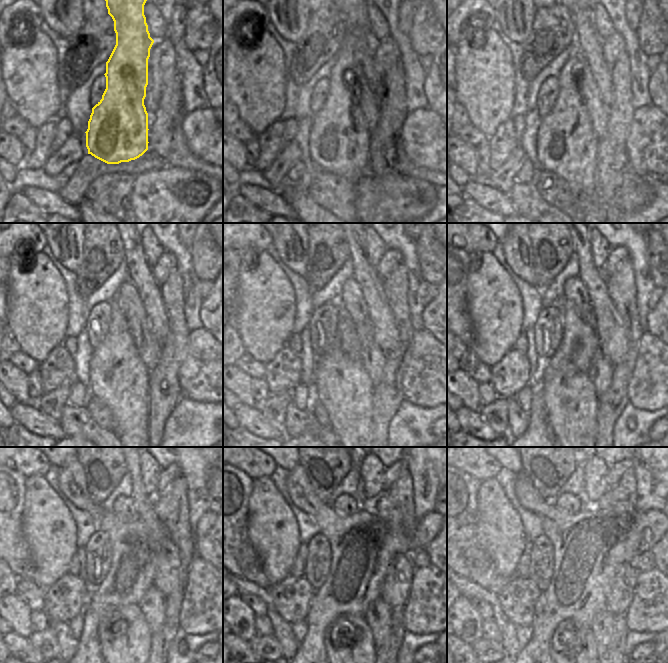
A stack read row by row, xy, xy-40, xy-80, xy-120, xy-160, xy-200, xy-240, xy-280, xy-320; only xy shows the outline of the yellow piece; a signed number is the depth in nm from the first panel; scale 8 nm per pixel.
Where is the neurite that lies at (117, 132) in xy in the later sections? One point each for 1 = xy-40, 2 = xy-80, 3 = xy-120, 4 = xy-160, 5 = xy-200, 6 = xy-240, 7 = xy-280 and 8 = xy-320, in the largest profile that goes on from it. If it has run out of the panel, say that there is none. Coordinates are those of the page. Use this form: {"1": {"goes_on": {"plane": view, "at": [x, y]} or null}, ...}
{"1": {"goes_on": {"plane": "xy-40", "at": [339, 137]}}, "2": {"goes_on": {"plane": "xy-80", "at": [566, 144]}}, "3": {"goes_on": {"plane": "xy-120", "at": [118, 377]}}, "4": {"goes_on": {"plane": "xy-160", "at": [341, 384]}}, "5": {"goes_on": {"plane": "xy-200", "at": [570, 398]}}, "6": {"goes_on": {"plane": "xy-240", "at": [131, 650]}}, "7": {"goes_on": {"plane": "xy-280", "at": [358, 650]}}, "8": {"goes_on": {"plane": "xy-320", "at": [582, 650]}}}

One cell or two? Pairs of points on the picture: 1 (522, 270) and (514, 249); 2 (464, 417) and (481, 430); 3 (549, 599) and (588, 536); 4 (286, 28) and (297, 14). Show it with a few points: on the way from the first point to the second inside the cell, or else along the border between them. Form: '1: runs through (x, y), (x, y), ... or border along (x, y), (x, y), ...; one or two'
1: runs through (521, 265), (518, 254); one
2: runs through (468, 419), (478, 427); one
3: runs through (566, 587), (568, 581), (585, 564), (588, 553); one
4: runs through (286, 24), (293, 15); one

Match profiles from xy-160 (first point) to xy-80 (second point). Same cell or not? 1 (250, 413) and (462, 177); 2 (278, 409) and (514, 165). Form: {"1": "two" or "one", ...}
{"1": "two", "2": "one"}

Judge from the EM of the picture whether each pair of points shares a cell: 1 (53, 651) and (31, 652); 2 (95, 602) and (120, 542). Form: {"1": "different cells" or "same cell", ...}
{"1": "different cells", "2": "same cell"}

